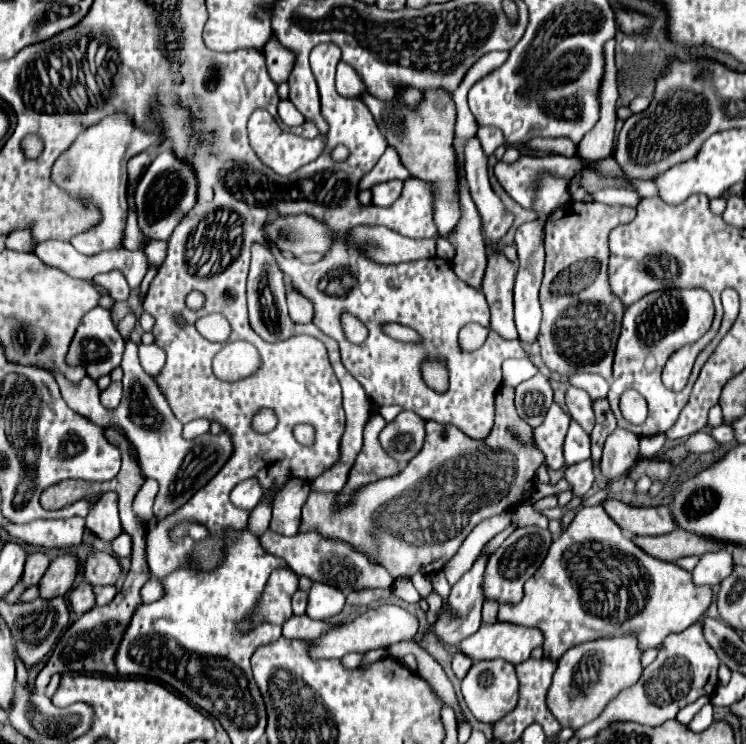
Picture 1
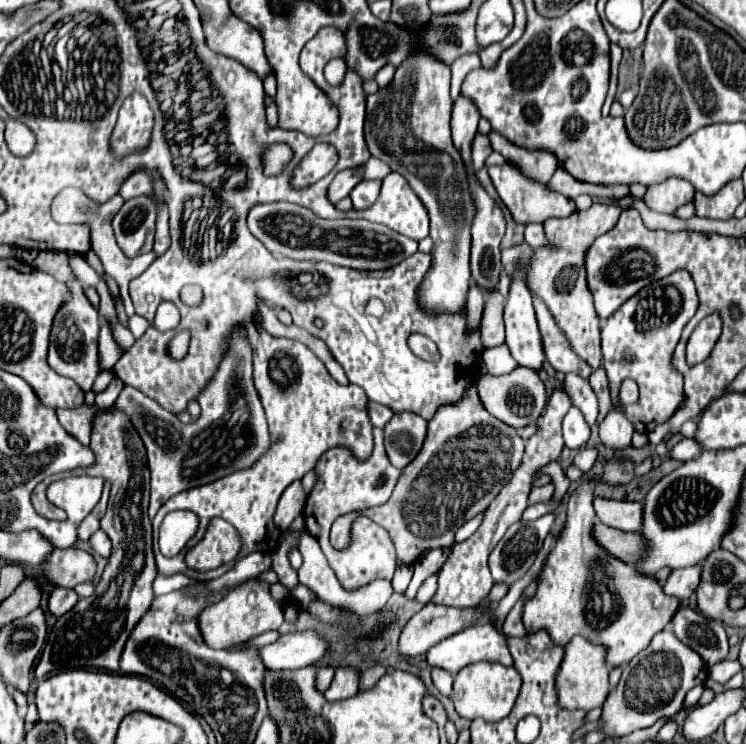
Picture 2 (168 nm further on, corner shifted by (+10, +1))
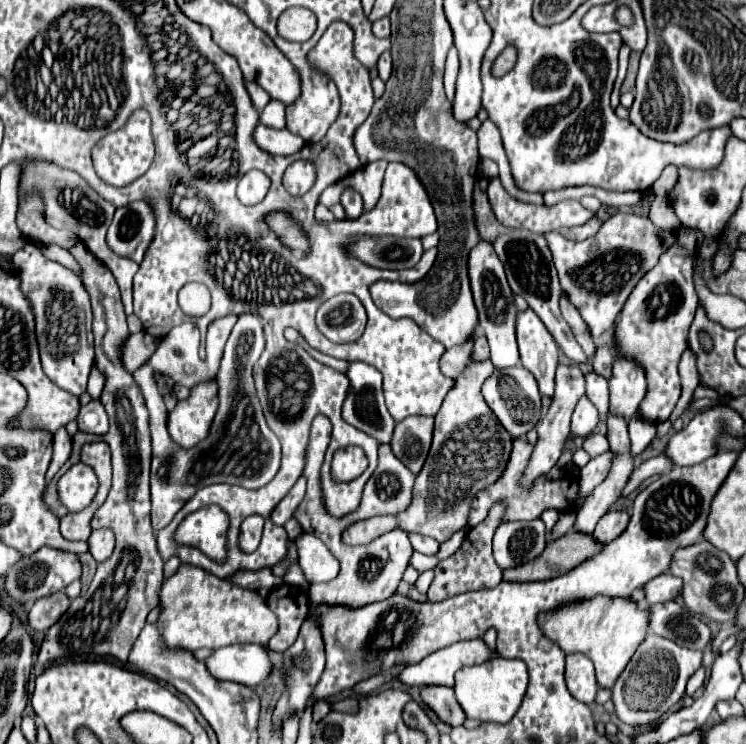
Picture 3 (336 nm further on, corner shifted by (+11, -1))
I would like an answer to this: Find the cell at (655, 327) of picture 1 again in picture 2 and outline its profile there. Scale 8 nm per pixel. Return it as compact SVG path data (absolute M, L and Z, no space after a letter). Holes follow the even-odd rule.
M676 270L674 274L650 282L634 298L630 298L618 312L614 312L606 326L602 328L602 354L604 368L610 380L612 402L618 404L618 388L624 378L634 378L640 386L640 400L632 406L626 406L624 412L638 432L650 432L650 424L658 426L666 422L684 400L682 374L672 366L672 354L680 342L680 334L688 320L696 314L698 294L694 280L688 270Z

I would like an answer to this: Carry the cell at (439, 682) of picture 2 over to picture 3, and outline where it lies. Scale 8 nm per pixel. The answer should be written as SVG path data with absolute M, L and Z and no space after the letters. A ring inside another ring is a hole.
M425 686L421 688L421 698L423 702L437 712L437 716L451 724L451 726L461 726L465 720L465 714L461 712L461 706L457 704L455 696L453 696L453 688L449 686Z

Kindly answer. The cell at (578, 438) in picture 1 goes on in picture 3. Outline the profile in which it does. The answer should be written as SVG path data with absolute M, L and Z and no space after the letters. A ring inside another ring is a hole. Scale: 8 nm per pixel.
M583 396L577 402L571 416L571 434L577 438L587 438L589 434L593 434L597 422L599 422L597 408L593 408L593 404L589 404L589 400Z

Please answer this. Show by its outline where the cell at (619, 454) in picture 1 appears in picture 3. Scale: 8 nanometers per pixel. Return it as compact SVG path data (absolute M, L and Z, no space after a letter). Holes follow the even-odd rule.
M615 360L609 390L609 412L629 422L637 410L637 404L645 396L645 374L641 372L641 368L637 368L637 364L629 364L629 360Z

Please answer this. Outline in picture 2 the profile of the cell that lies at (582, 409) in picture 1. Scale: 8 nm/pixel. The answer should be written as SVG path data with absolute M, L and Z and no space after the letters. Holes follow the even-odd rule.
M566 374L564 386L572 398L572 404L576 408L580 408L586 422L590 426L594 426L594 422L598 418L598 398L596 398L590 382L586 378L578 378L578 374Z

